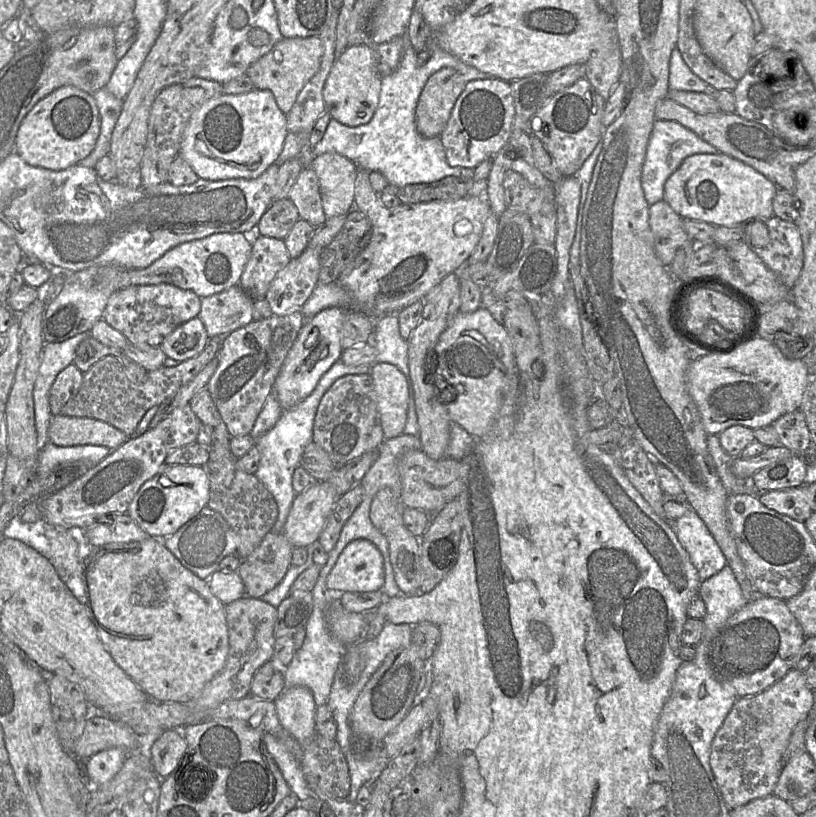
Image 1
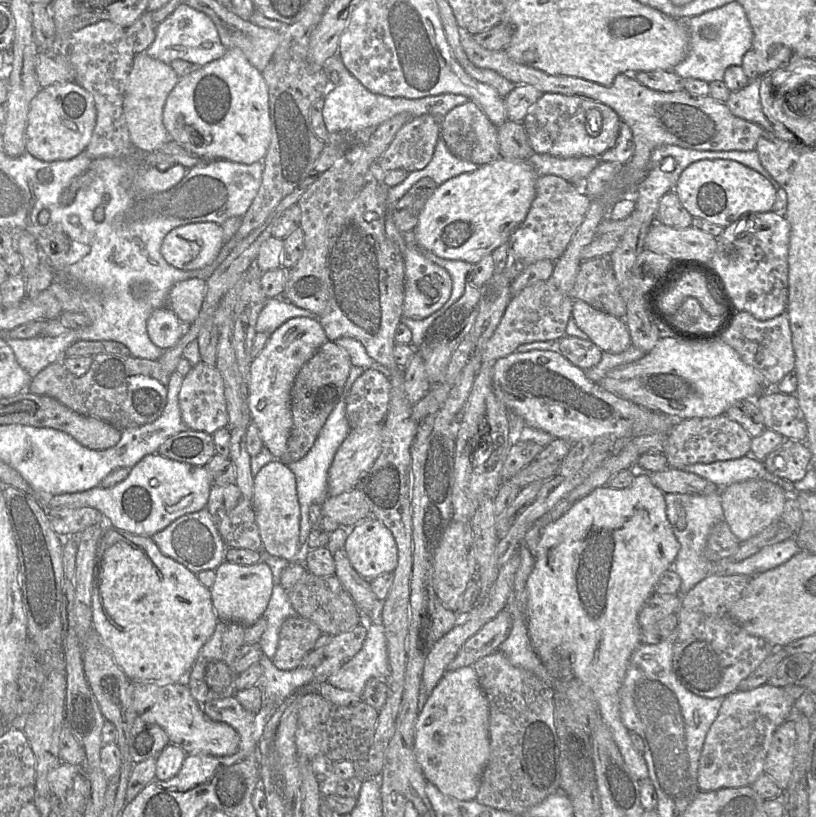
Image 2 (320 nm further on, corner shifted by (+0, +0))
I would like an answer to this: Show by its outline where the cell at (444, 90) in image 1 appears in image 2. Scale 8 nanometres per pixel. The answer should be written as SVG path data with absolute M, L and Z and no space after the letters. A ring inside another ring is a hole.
M459 27L460 42L468 59L477 67L497 72L516 85L530 84L542 93L582 95L611 107L631 129L634 154L623 164L617 178L603 194L592 198L583 222L573 235L564 253L555 261L549 281L564 294L570 296L579 272L581 251L596 237L596 229L607 217L612 205L620 198L631 197L633 190L650 170L650 159L654 149L662 145L707 151L751 151L756 150L758 139L764 129L758 124L735 116L725 103L710 96L697 96L685 90L659 92L639 83L632 73L620 73L610 85L599 84L580 77L551 75L534 67L512 60L504 49L488 50L479 45L474 35Z

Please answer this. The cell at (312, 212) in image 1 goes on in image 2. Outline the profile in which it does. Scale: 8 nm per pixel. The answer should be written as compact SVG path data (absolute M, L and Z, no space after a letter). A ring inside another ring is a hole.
M345 158L338 159L310 185L297 202L301 211L299 227L304 234L304 249L297 263L290 270L287 270L286 285L281 298L299 308L314 313L317 319L325 311L329 300L328 220L337 206L349 202L342 201L339 188L341 181L346 180L349 175L350 164Z

